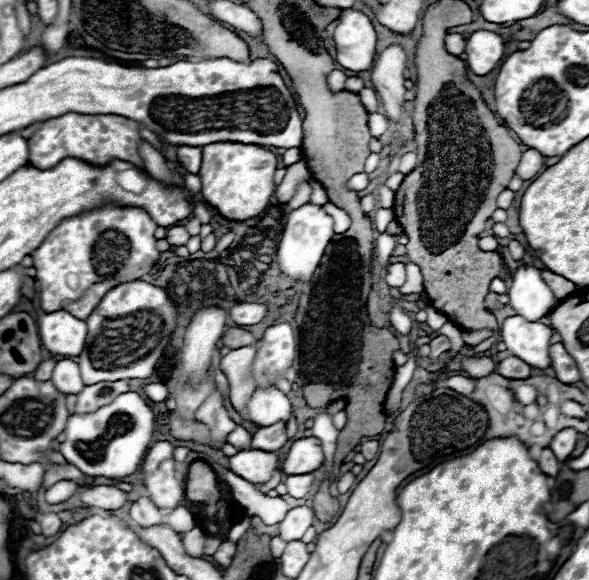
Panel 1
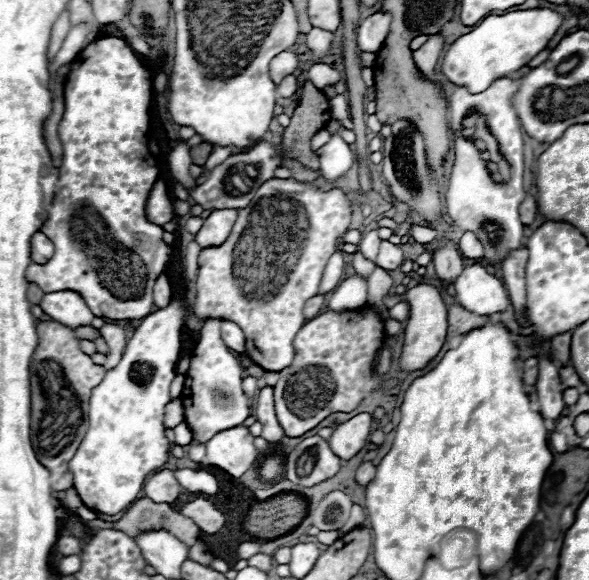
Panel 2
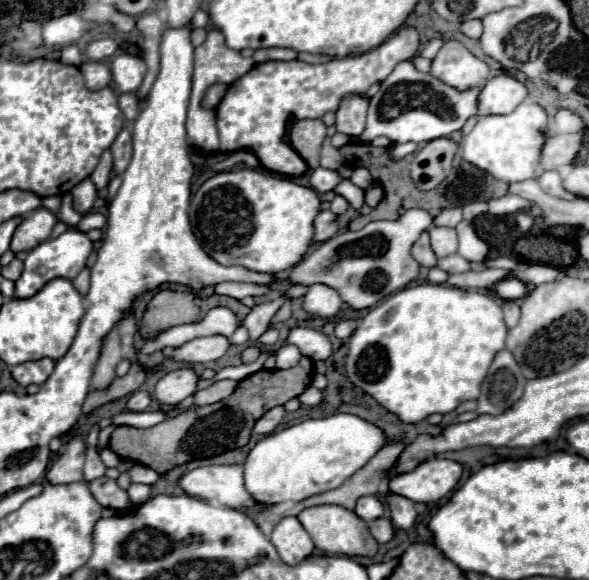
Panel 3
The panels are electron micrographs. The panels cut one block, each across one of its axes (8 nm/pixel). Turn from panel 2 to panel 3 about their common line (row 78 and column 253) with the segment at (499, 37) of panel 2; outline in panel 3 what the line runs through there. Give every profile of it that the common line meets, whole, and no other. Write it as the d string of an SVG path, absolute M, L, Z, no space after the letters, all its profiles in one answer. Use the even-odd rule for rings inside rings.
M336 412L326 418L304 420L266 436L250 450L244 462L244 484L246 490L262 504L306 500L314 494L342 486L384 444L384 430L354 414Z

